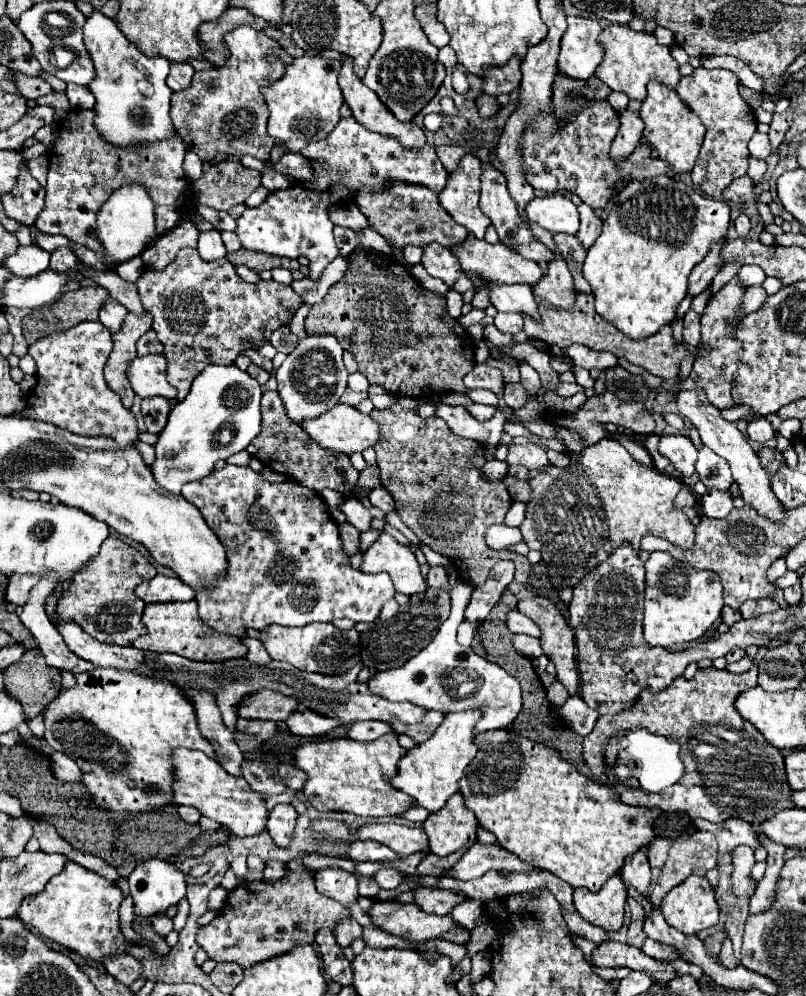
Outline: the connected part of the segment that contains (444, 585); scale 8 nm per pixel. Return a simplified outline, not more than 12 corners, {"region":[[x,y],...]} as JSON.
{"region":[[431,567],[427,585],[433,589],[449,591],[447,571]]}

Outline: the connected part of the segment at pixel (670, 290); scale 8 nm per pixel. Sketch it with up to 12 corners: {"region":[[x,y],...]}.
{"region":[[627,183],[587,251],[595,311],[645,339],[727,237],[729,207]]}

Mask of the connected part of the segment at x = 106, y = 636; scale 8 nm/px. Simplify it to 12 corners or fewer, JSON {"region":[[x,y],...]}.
{"region":[[107,537],[57,603],[101,643],[147,633],[135,587],[155,575],[139,551]]}

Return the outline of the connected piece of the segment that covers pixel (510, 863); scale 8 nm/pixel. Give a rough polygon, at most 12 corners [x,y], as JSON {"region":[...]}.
{"region":[[475,843],[447,877],[471,881],[489,869],[533,871],[501,845]]}

